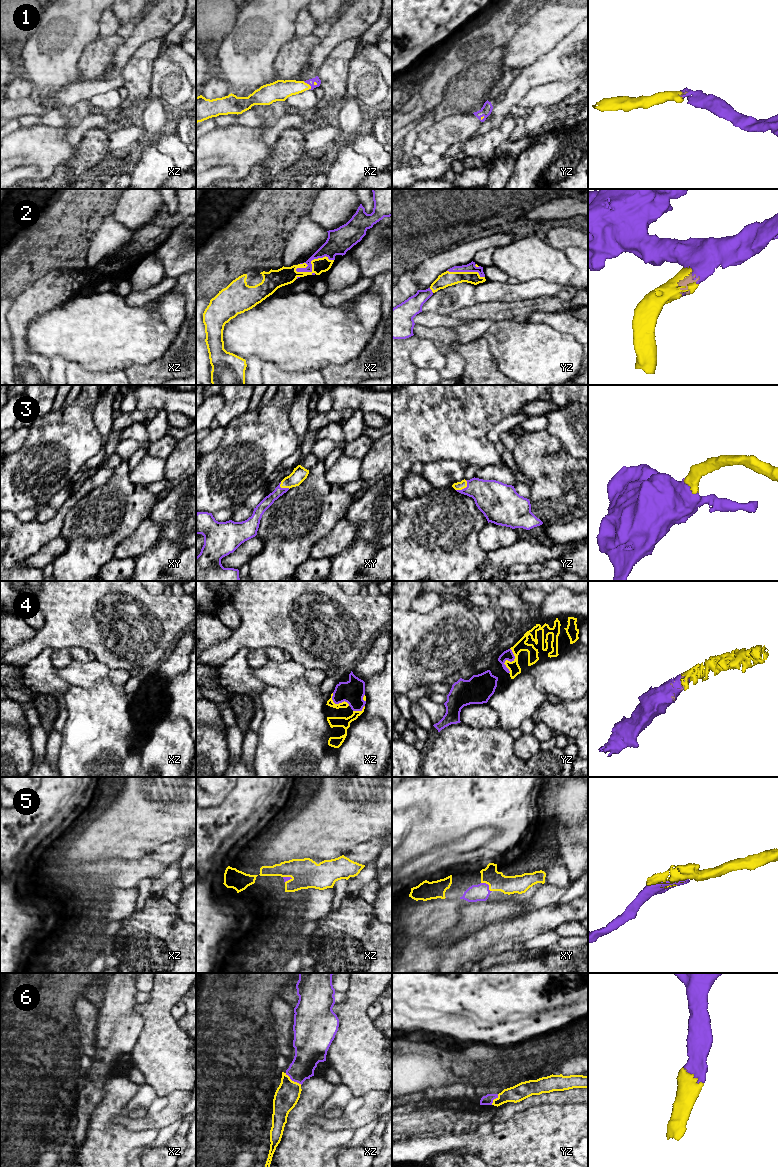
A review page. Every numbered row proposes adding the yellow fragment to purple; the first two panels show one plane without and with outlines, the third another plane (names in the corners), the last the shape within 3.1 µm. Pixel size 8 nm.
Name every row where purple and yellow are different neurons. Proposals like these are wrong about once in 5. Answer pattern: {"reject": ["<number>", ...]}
{"reject": []}

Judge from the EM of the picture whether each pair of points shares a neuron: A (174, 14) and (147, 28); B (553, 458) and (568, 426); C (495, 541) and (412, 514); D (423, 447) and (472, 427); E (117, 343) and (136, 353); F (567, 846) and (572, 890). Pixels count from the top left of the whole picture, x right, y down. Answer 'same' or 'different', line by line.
A: same
B: different
C: different
D: same
E: same
F: different

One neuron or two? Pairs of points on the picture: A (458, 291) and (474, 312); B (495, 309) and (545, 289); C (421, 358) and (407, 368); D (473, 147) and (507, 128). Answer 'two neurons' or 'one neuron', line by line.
A: two neurons
B: two neurons
C: two neurons
D: one neuron

